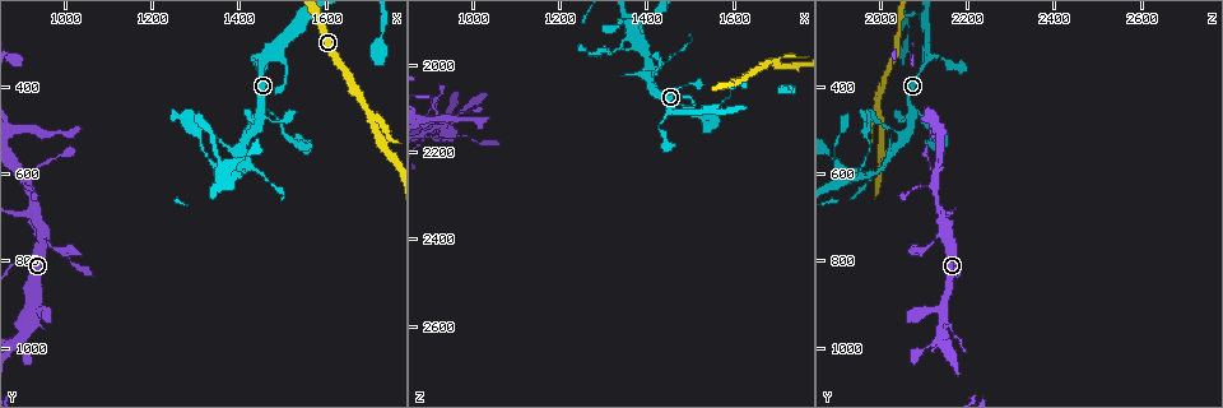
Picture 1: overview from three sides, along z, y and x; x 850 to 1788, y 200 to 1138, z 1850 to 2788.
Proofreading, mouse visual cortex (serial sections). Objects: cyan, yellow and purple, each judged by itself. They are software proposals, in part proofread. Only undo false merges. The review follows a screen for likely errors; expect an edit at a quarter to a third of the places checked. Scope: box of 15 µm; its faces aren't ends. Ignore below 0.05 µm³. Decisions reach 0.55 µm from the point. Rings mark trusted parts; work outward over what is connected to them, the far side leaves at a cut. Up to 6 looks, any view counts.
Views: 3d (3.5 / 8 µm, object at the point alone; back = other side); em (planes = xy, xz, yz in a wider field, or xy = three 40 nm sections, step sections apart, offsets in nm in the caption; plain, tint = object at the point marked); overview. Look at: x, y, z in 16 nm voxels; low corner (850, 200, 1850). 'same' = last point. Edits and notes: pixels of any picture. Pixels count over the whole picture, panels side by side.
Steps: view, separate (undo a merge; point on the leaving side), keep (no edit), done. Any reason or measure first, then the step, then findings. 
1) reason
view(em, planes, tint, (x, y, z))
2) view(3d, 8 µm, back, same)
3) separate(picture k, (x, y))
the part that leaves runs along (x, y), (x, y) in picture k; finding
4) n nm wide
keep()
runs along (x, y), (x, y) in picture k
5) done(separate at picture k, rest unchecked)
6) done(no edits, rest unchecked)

arms part here
view(3d, 3.5 µm, (930, 905, 2145))

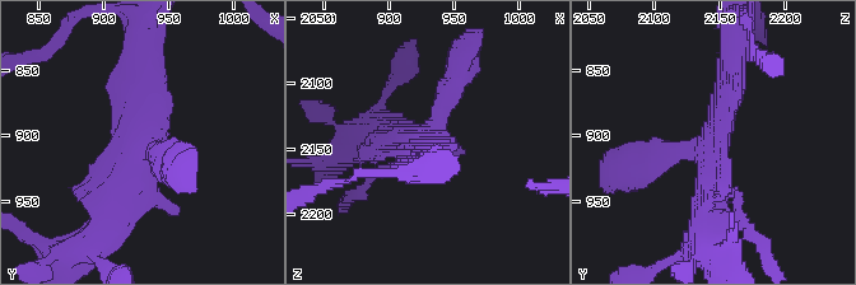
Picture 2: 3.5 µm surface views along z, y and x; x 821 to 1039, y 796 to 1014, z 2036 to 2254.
shape alone is not enough
view(em, xy, step 3, tint, (932, 908, 2140))

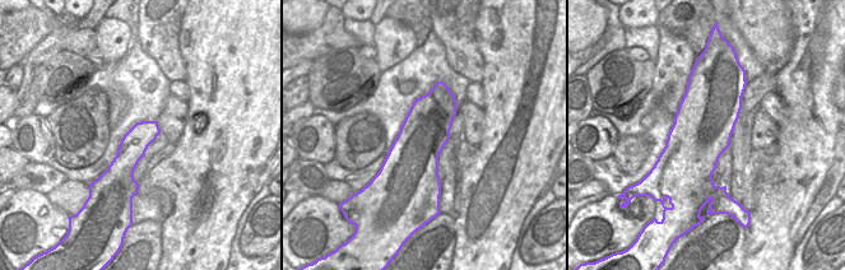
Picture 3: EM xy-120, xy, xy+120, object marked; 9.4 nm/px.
480 nm wide
keep()
runs along (145, 62), (145, 148), (110, 222) in picture 2; continuous, no second cell

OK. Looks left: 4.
small branch off a trunk
view(3d, 3.5 µm, back, (950, 745, 2135))

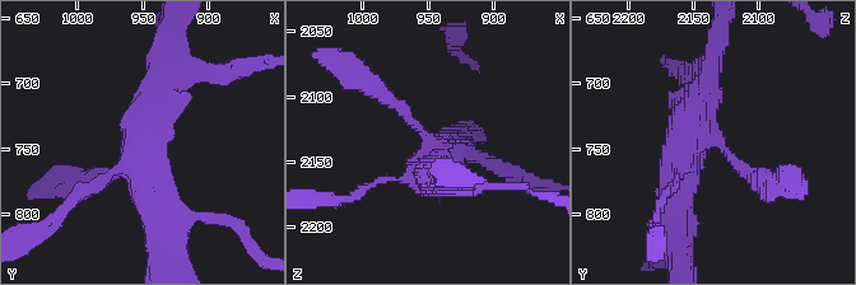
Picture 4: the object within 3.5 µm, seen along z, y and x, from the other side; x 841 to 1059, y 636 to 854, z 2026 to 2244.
shape alone is not enough
view(em, xy, step 1, plain, (948, 742, 2136))

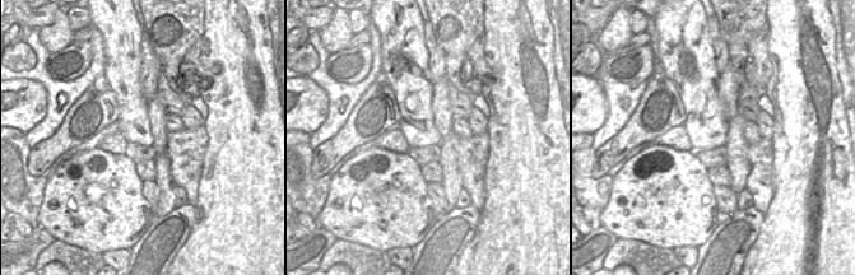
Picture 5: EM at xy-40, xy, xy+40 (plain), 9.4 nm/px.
view(em, xy, step 1, tint, same)

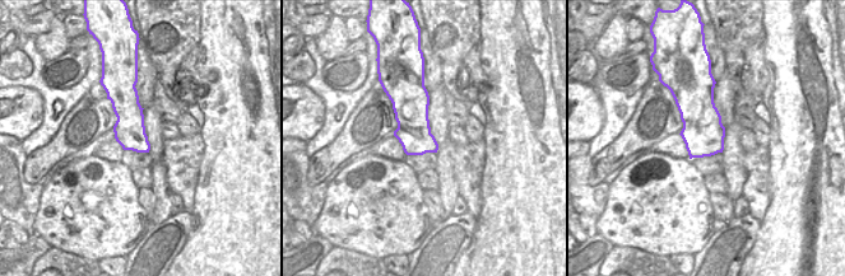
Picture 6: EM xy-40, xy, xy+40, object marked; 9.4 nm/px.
keep()
runs along (673, 211), (679, 149), (715, 55) in picture 4; one cell here

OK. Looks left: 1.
done(no edits, rest unchecked)

